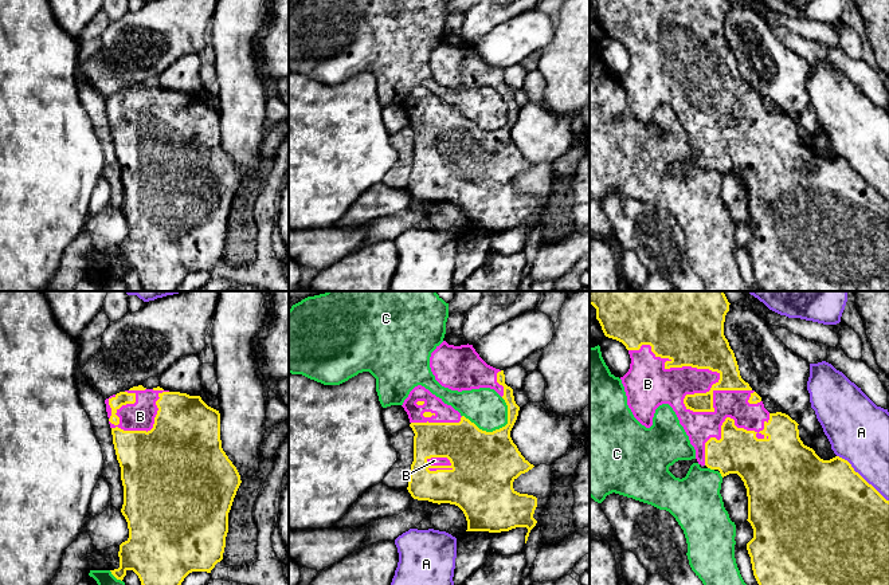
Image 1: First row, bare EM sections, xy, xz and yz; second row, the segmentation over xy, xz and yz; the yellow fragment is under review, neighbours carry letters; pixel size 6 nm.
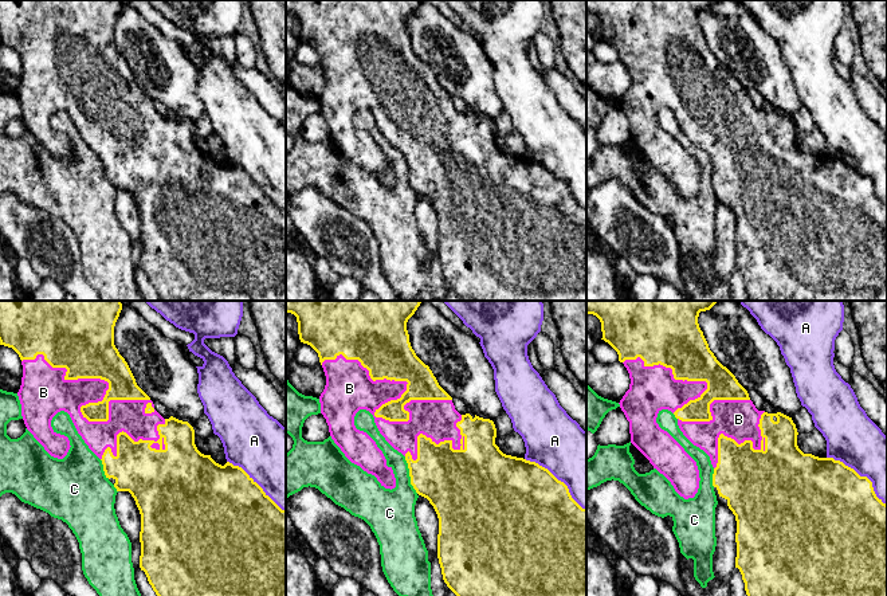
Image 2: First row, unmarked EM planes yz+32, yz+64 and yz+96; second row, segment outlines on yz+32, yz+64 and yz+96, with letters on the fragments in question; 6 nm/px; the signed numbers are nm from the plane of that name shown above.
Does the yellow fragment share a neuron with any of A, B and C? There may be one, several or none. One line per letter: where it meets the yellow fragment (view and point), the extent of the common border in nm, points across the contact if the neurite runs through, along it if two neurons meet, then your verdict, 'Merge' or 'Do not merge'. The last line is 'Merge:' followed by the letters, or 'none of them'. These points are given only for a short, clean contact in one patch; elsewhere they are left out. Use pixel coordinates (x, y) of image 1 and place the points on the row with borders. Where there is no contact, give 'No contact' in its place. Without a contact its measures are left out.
A: Touches yellow at yz (861, 476). Shared border 420 nm. Do not merge
B: Touches yellow at yz (707, 368). Shared border 850 nm. Merge
C: Touches yellow at xz (493, 431). Shared border 280 nm. Do not merge
Merge: B

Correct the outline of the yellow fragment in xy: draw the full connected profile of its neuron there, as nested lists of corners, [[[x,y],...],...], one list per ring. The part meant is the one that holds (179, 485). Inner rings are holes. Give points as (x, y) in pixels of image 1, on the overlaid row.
[[[142,385],[113,394],[105,404],[121,467],[121,513],[129,529],[129,538],[120,545],[120,568],[110,570],[111,574],[122,581],[126,572],[133,570],[141,585],[181,585],[192,572],[211,573],[223,560],[228,513],[242,483],[236,467],[222,448],[219,411],[208,407],[200,396]]]

